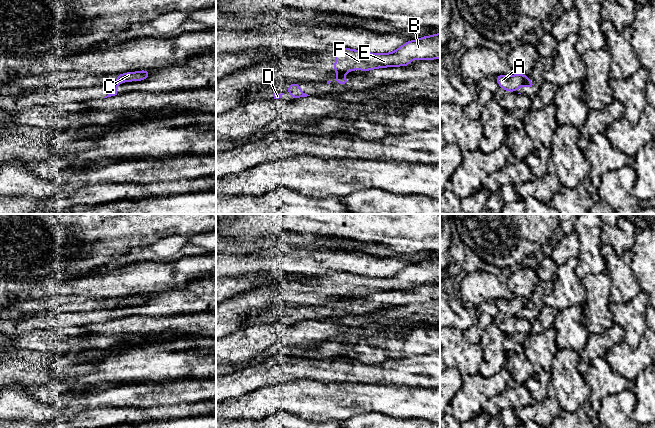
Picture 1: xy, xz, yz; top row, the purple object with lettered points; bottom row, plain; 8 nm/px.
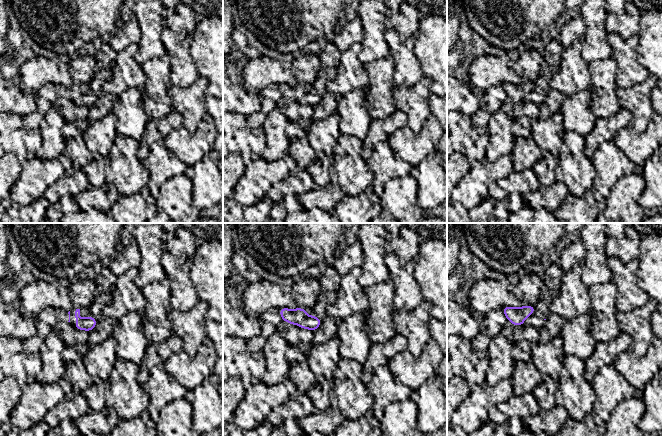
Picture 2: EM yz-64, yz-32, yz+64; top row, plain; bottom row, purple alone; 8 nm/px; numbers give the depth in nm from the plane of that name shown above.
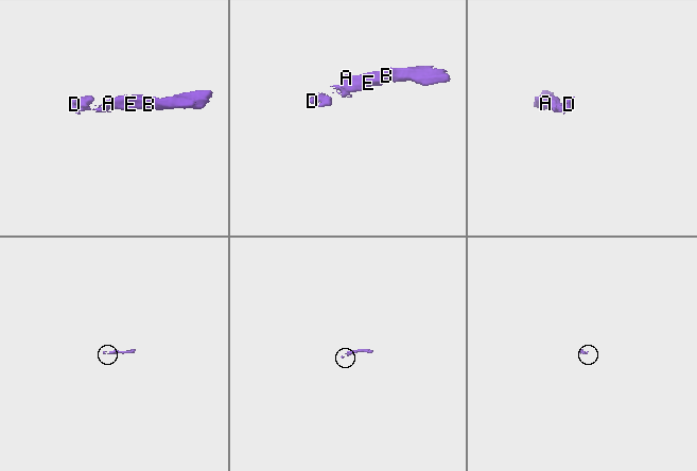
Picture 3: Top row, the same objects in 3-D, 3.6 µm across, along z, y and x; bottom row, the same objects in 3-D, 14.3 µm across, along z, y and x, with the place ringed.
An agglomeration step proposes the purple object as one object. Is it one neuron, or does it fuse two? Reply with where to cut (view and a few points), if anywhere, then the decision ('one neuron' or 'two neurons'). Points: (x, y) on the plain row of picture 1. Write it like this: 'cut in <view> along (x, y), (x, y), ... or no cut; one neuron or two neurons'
cut in yz along (529, 304), (523, 308); two neurons

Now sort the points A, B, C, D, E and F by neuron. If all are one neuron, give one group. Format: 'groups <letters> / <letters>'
groups A B C E F / D

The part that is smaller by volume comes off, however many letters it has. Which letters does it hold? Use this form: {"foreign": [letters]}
{"foreign": ["D"]}

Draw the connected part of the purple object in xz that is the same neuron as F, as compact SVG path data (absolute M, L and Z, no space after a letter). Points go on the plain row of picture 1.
M435 257L432 260L408 265L392 277L369 277L349 272L336 272L333 295L343 298L355 293L369 295L385 291L408 291L412 283L438 282L440 282L440 257Z

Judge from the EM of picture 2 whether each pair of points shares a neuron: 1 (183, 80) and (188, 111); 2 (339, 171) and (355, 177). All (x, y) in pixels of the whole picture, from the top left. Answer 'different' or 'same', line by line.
1: different
2: same

